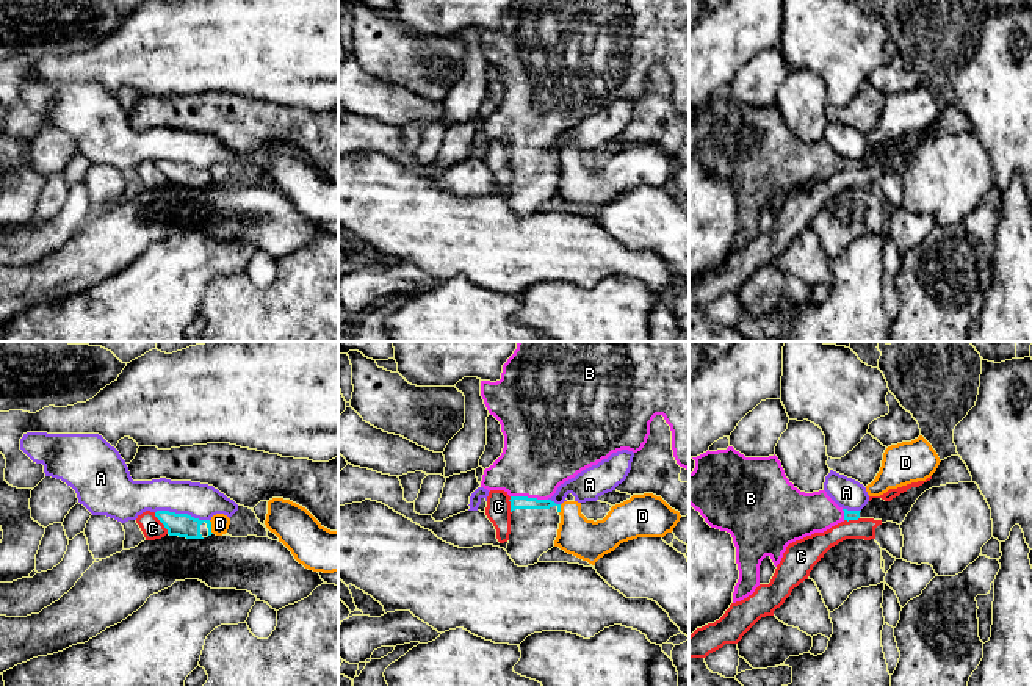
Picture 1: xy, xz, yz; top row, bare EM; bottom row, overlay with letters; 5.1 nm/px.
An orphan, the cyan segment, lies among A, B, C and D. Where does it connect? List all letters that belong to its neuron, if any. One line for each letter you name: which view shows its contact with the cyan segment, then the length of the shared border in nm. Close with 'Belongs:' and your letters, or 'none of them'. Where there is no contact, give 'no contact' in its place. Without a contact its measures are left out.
B: contact in xz; length 190 nm
Belongs: B

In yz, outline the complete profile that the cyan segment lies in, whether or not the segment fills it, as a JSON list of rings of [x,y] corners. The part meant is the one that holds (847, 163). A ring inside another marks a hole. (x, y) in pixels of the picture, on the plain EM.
[[[733,96],[706,100],[689,122],[689,153],[716,179],[727,180],[736,196],[739,229],[733,252],[760,235],[760,215],[769,205],[777,216],[786,196],[844,169],[874,168],[902,174],[916,149],[929,138],[971,132],[960,105],[940,111],[932,128],[891,150],[872,147],[861,160],[839,157],[825,139],[800,141],[785,124],[778,107],[745,107]]]

